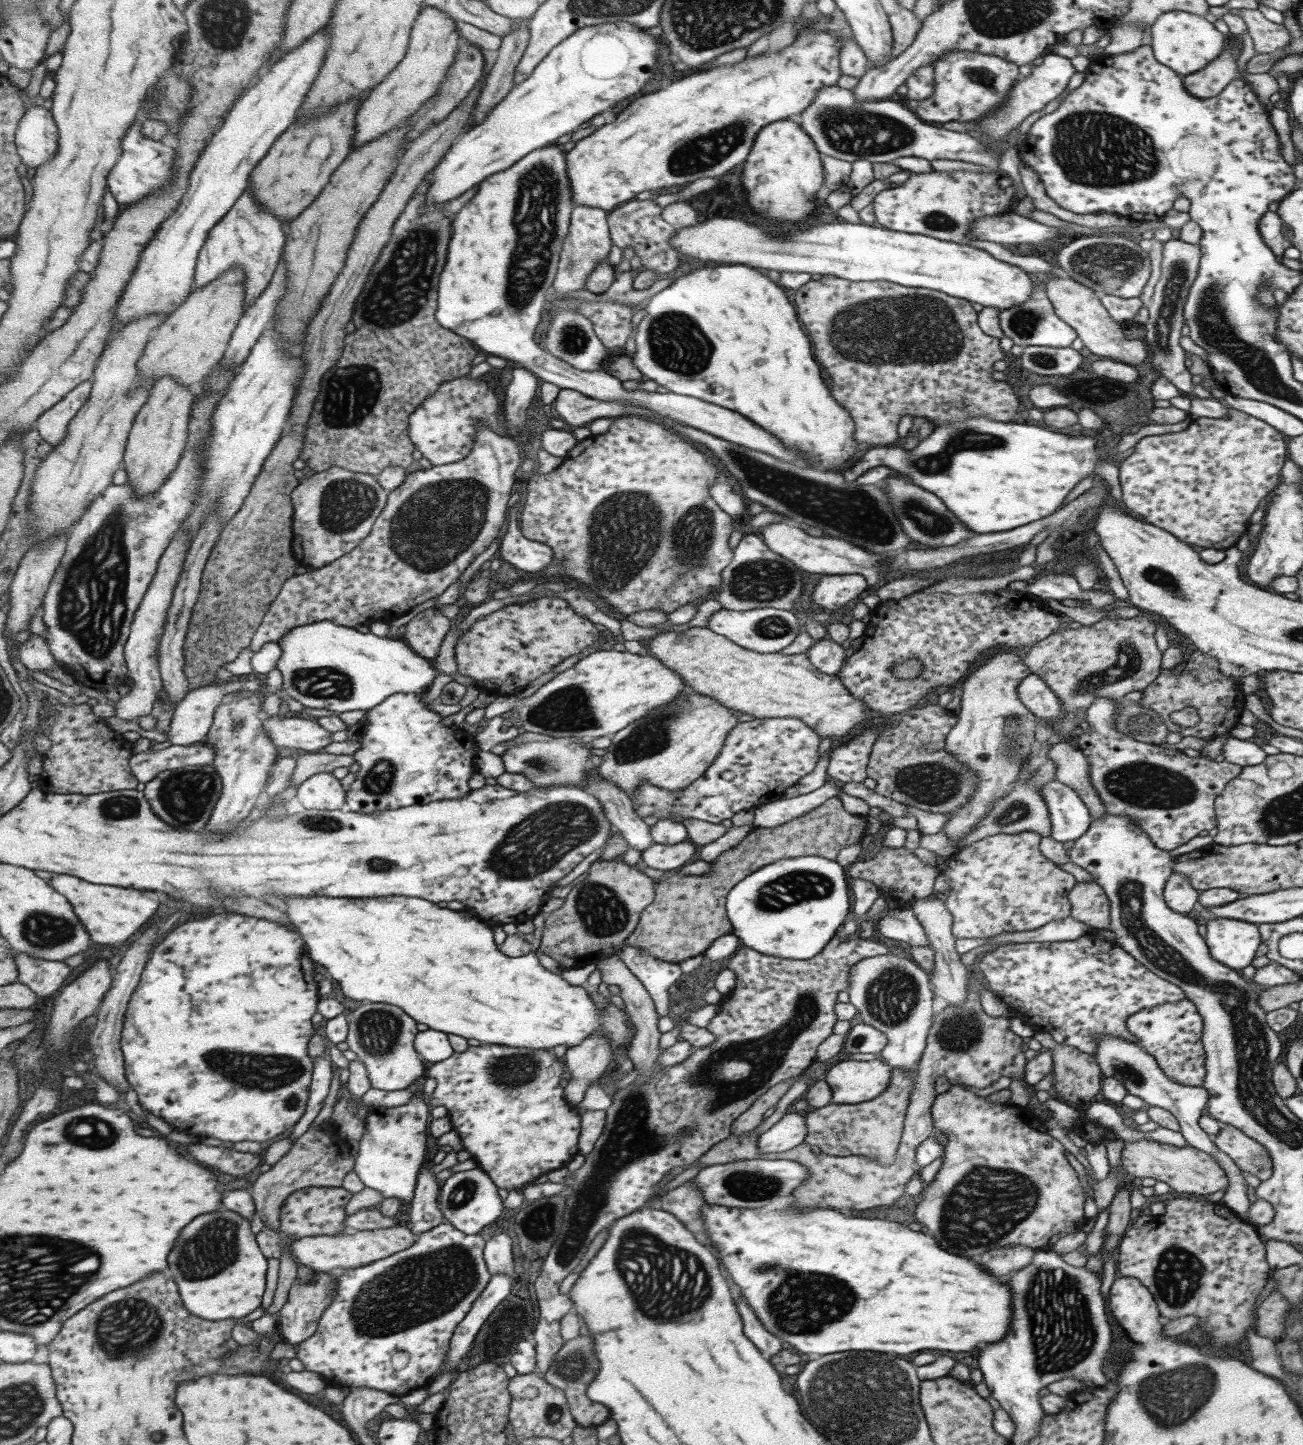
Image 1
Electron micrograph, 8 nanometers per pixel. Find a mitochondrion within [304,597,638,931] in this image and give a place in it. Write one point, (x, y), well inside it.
(534, 845)

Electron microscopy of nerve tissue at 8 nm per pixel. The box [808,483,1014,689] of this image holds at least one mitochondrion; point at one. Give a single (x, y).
(933, 524)

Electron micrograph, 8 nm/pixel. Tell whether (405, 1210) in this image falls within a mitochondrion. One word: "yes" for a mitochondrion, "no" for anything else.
no

